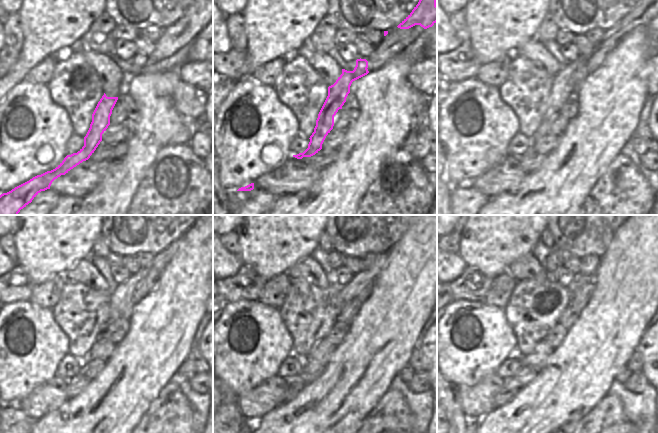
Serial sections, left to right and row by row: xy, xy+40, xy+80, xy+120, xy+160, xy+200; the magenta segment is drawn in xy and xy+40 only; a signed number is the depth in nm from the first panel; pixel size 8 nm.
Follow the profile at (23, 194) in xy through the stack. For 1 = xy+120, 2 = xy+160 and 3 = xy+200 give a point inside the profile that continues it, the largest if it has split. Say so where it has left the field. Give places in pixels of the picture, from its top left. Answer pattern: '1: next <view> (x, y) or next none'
1: next xy+120 (123, 293)
2: next xy+160 (348, 292)
3: next xy+200 (579, 280)

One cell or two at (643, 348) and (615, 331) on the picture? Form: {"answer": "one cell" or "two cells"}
{"answer": "two cells"}

